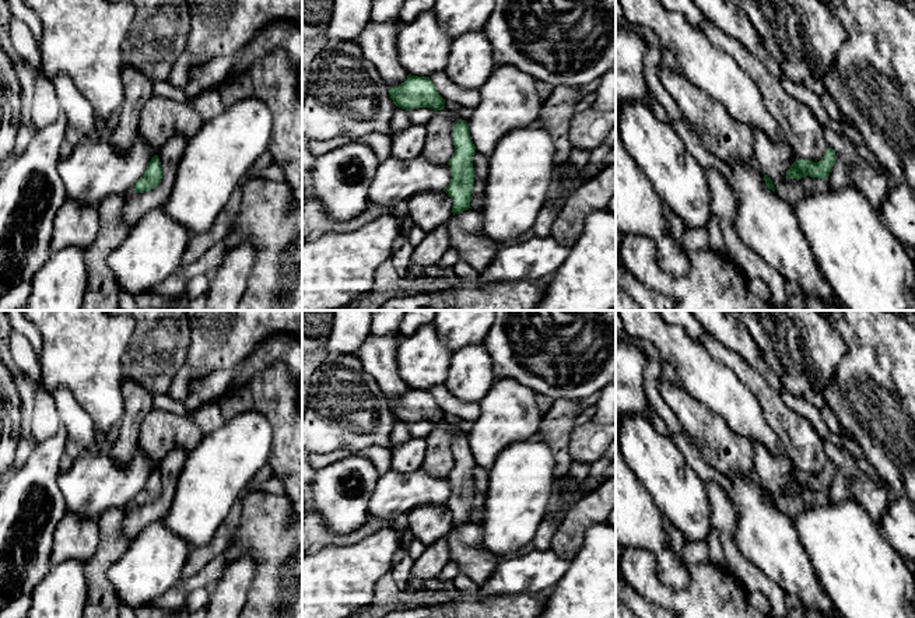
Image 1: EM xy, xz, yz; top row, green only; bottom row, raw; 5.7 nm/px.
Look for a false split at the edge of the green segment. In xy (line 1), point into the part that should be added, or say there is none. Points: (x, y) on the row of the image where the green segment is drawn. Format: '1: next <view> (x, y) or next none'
1: next none

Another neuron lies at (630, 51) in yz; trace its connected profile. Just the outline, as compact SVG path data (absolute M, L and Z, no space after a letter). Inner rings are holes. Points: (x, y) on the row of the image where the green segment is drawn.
M616 24L616 115L627 101L652 105L644 74L645 55L646 43Z

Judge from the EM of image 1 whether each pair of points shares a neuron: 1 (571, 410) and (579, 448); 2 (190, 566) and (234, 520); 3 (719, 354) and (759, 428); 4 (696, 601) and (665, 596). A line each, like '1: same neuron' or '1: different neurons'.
1: different neurons
2: same neuron
3: different neurons
4: same neuron

